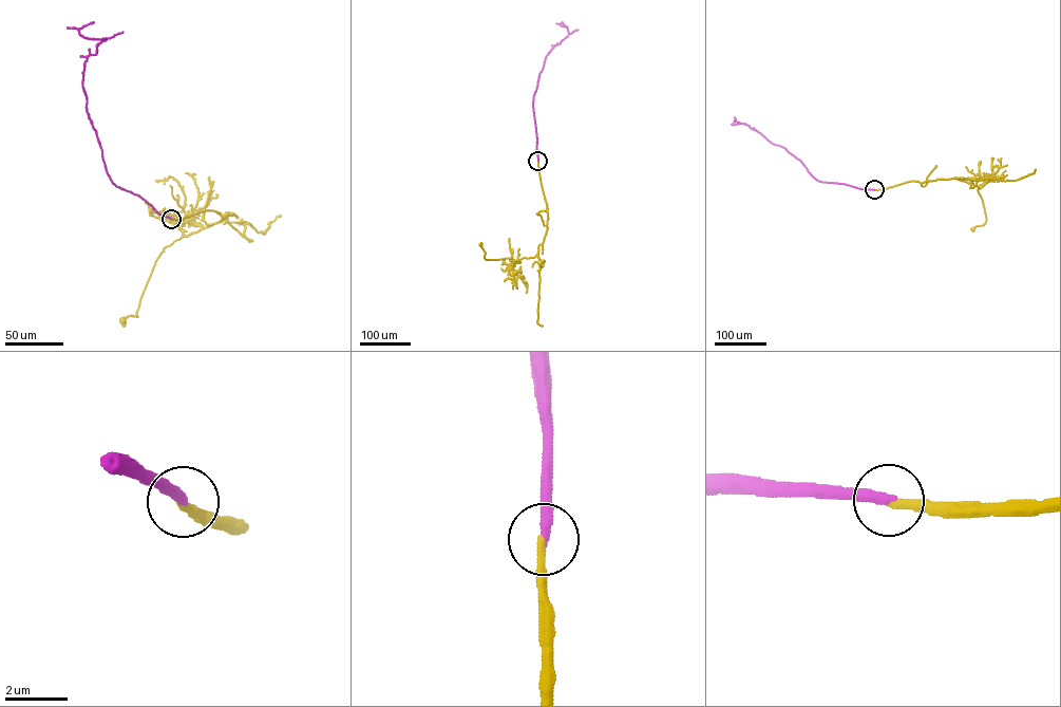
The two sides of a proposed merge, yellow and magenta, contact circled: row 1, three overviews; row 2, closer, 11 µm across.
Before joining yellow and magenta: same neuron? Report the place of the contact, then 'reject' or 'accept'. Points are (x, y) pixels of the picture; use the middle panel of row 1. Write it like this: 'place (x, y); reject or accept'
place (537, 161); accept

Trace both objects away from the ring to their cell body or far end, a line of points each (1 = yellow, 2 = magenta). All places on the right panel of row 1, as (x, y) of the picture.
1: (874, 189), (909, 181), (967, 179), (981, 187), (978, 190), (986, 217), (983, 225), (972, 229)
2: (874, 189), (817, 181), (784, 148), (745, 124), (732, 125), (735, 117)

